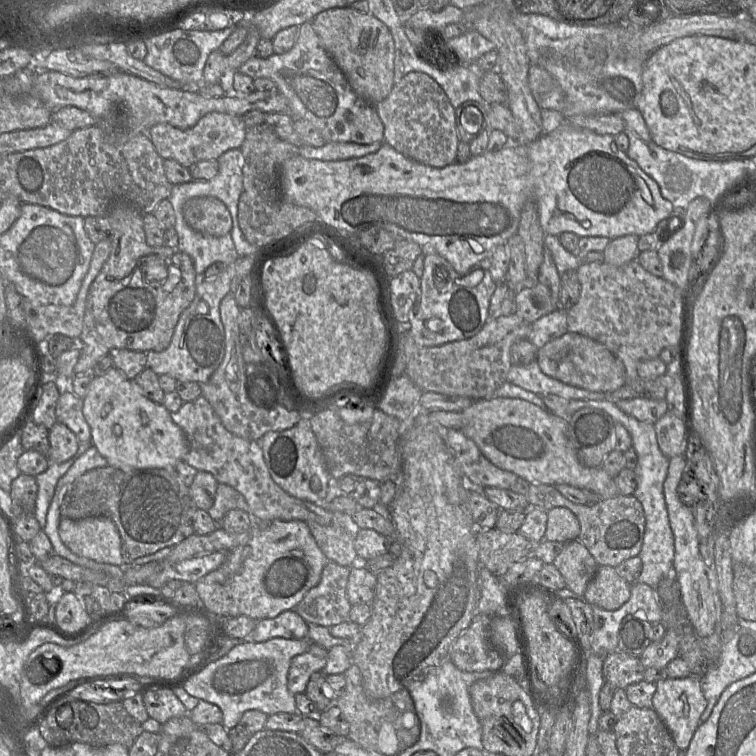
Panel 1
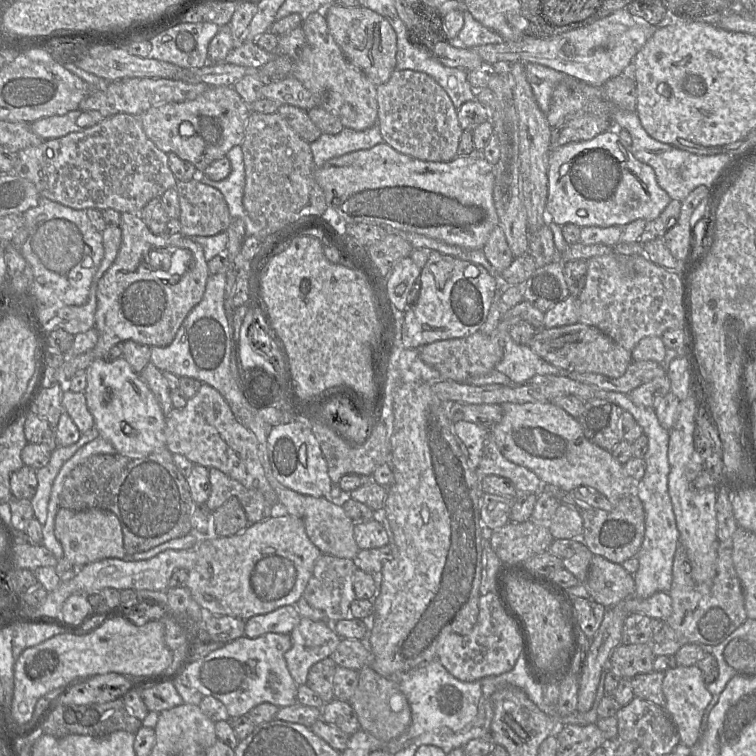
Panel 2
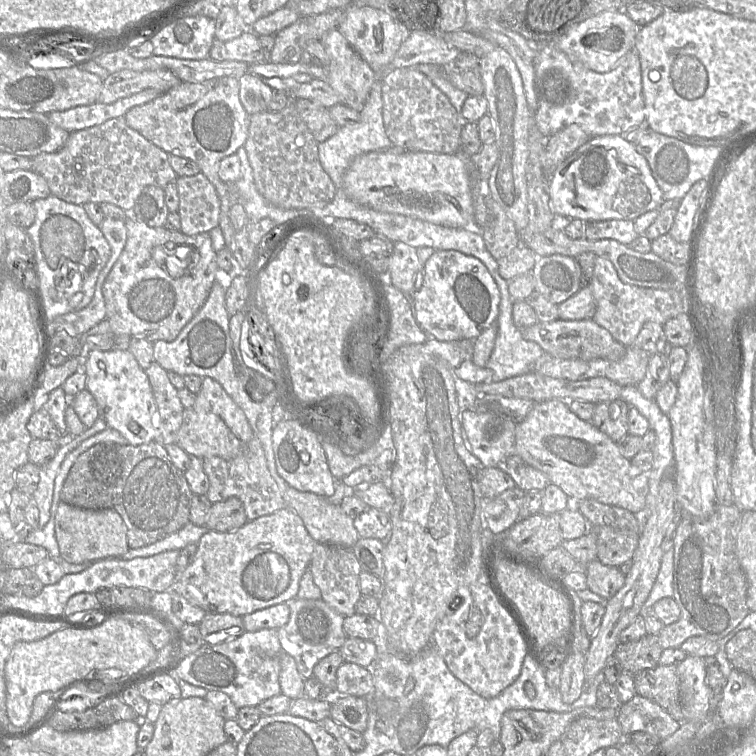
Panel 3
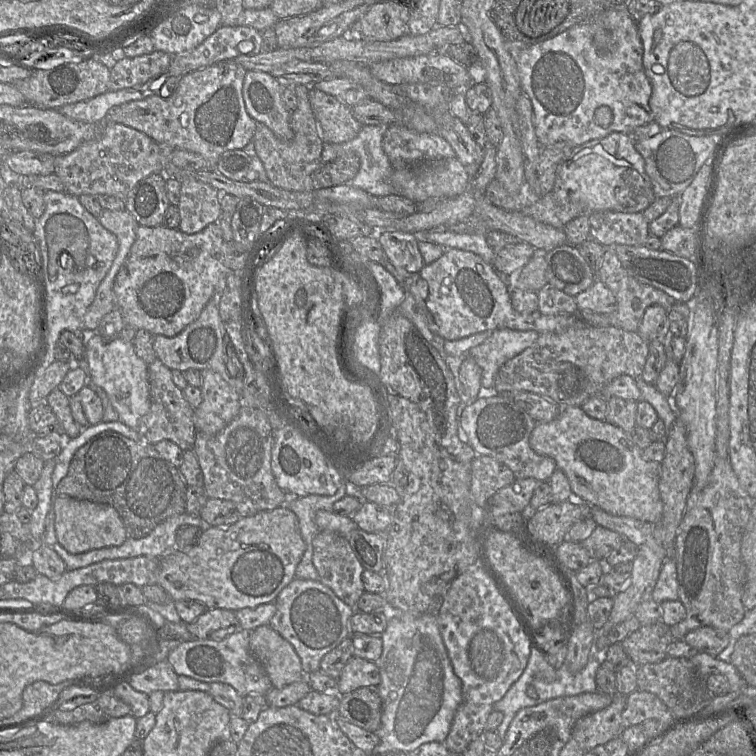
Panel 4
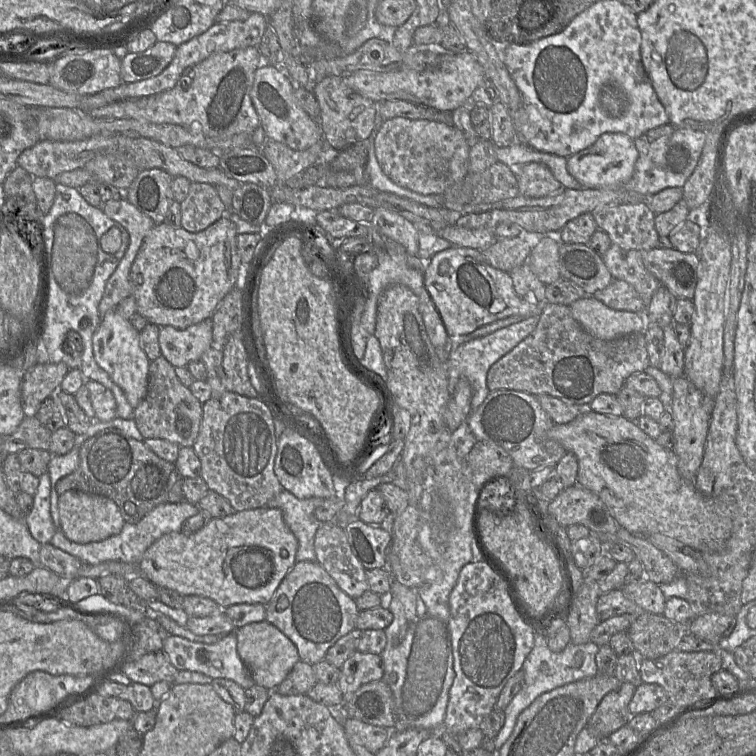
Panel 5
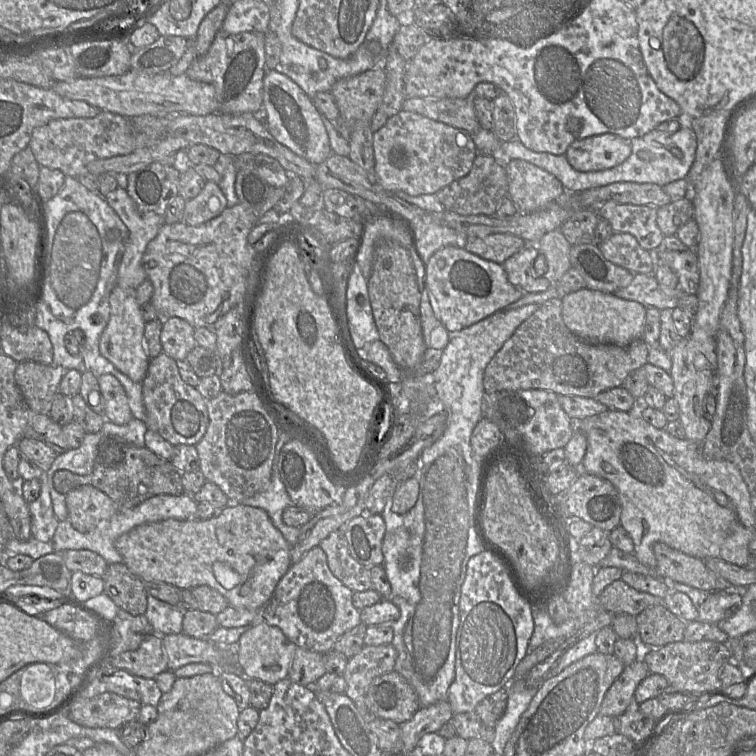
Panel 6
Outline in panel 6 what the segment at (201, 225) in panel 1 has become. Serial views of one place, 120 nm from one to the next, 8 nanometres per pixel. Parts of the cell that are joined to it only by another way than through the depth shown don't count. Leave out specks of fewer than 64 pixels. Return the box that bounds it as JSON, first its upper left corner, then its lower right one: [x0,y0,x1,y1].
[183,181,227,226]

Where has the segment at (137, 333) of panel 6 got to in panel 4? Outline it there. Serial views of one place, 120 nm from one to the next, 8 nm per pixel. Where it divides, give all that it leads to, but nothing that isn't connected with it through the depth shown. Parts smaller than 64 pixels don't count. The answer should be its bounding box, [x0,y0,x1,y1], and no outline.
[85,334,150,430]

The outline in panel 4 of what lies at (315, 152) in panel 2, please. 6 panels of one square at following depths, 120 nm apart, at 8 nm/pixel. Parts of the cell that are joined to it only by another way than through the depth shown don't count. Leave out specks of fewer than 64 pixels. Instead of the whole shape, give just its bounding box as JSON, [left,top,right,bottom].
[321,124,394,196]

